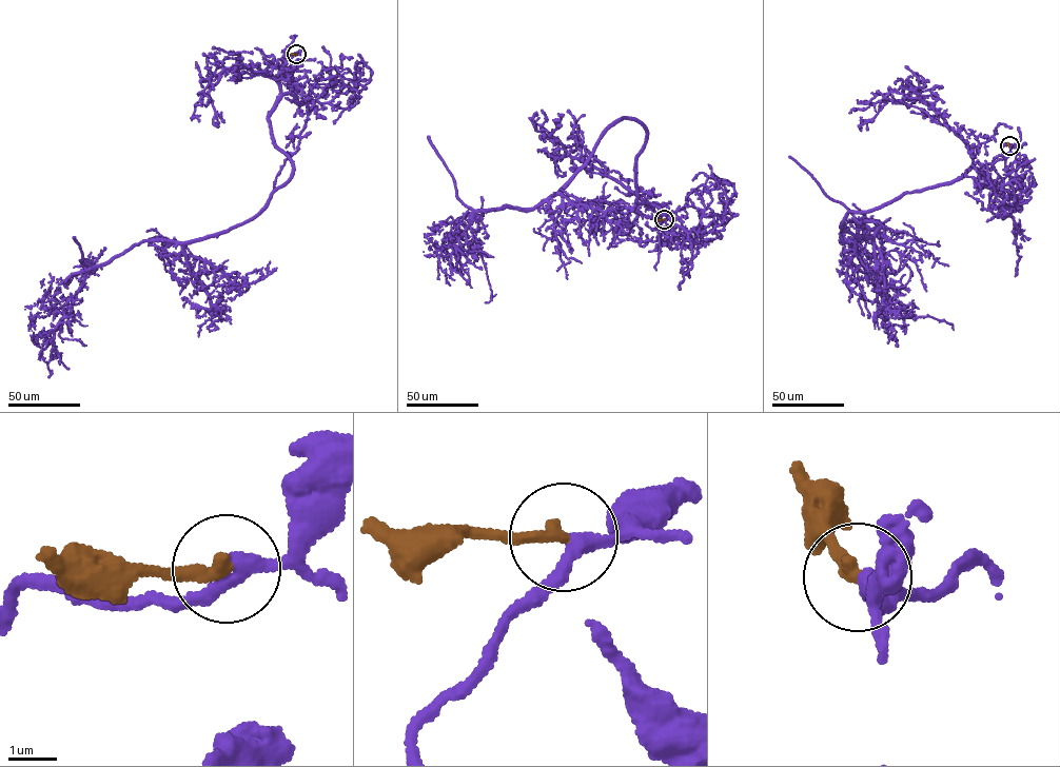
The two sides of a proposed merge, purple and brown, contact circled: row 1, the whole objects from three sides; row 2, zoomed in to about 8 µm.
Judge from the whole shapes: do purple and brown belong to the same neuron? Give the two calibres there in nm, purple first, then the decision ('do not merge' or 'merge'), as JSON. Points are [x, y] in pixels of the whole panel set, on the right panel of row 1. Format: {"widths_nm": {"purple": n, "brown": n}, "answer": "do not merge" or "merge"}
{"widths_nm": {"purple": 280, "brown": 320}, "answer": "merge"}

